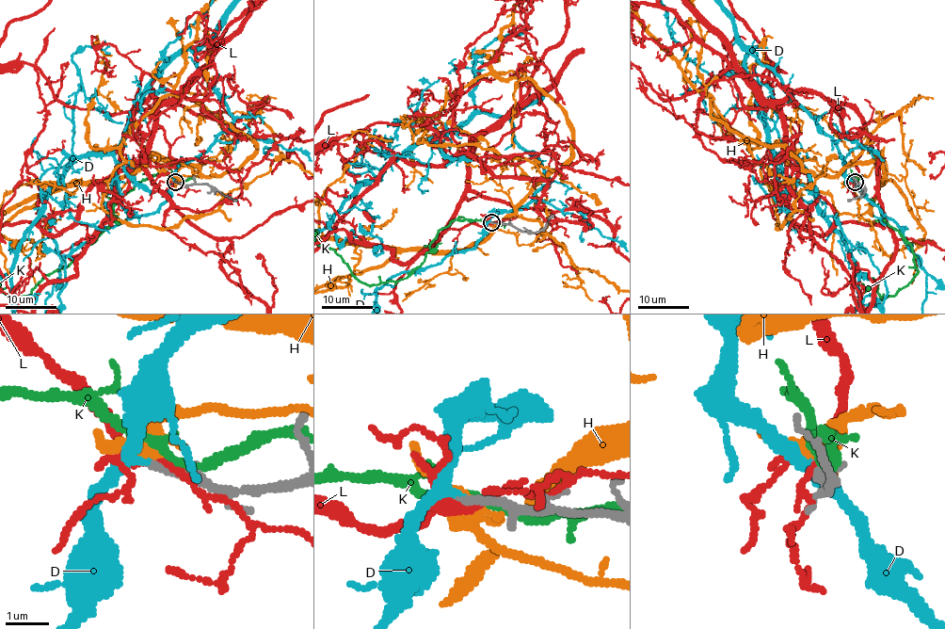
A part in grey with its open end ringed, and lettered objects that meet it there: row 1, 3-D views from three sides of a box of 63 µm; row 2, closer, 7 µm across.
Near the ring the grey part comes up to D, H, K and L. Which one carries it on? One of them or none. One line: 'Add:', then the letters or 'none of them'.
Add: D

